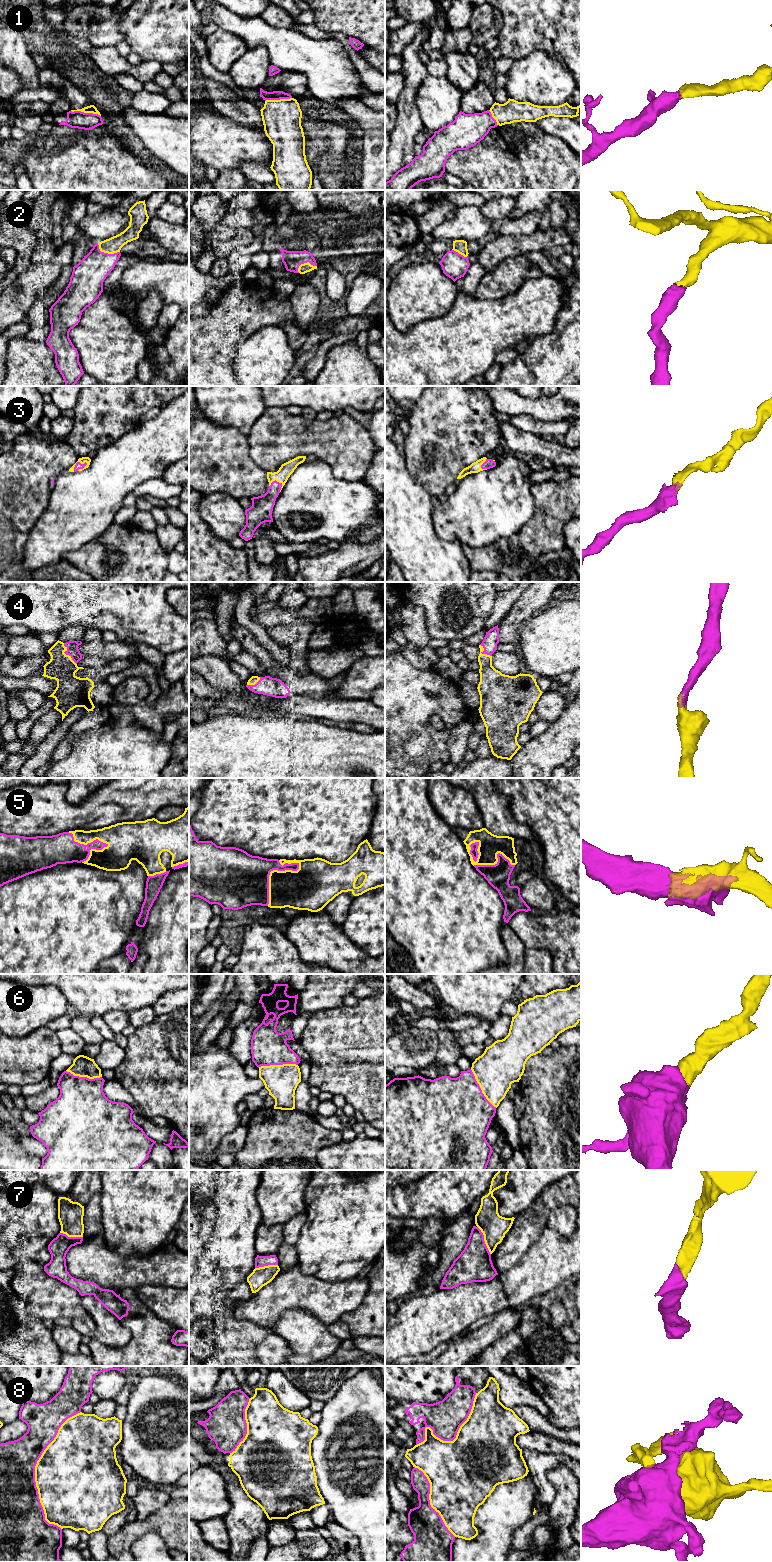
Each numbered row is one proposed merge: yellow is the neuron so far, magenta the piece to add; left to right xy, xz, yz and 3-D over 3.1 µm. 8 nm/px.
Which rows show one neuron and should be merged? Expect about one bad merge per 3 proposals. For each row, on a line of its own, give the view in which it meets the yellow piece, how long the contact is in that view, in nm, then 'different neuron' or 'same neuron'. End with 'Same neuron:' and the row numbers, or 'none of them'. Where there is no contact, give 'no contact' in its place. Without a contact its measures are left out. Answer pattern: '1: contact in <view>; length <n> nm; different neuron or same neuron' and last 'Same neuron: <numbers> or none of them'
1: contact in xy; length 240 nm; same neuron
2: contact in xy; length 200 nm; same neuron
3: contact in xy; length 140 nm; same neuron
4: contact in xy; length 200 nm; same neuron
5: contact in xz; length 440 nm; same neuron
6: contact in yz; length 380 nm; same neuron
7: contact in yz; length 260 nm; same neuron
8: contact in xy; length 950 nm; different neuron
Same neuron: 1, 2, 3, 4, 5, 6, 7

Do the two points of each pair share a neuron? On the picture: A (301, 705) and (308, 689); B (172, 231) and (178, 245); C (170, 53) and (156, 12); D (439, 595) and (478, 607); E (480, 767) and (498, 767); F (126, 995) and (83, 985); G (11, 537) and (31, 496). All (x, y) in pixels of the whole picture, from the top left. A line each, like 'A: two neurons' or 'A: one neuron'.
A: two neurons
B: one neuron
C: one neuron
D: one neuron
E: one neuron
F: one neuron
G: two neurons

